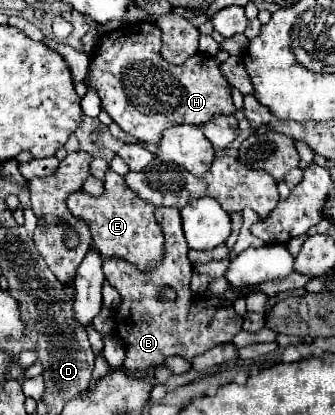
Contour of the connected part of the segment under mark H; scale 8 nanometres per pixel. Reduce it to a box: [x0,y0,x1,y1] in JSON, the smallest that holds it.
[88,21,232,145]

